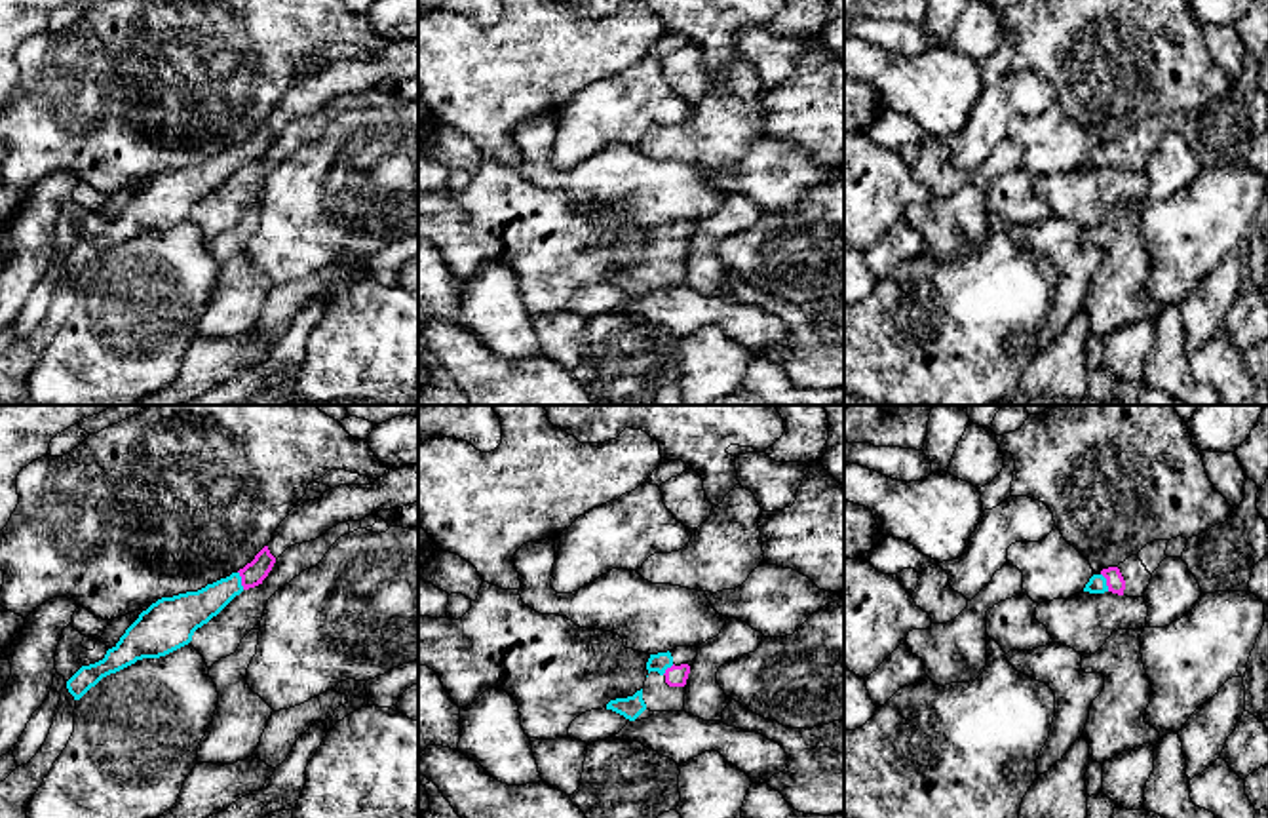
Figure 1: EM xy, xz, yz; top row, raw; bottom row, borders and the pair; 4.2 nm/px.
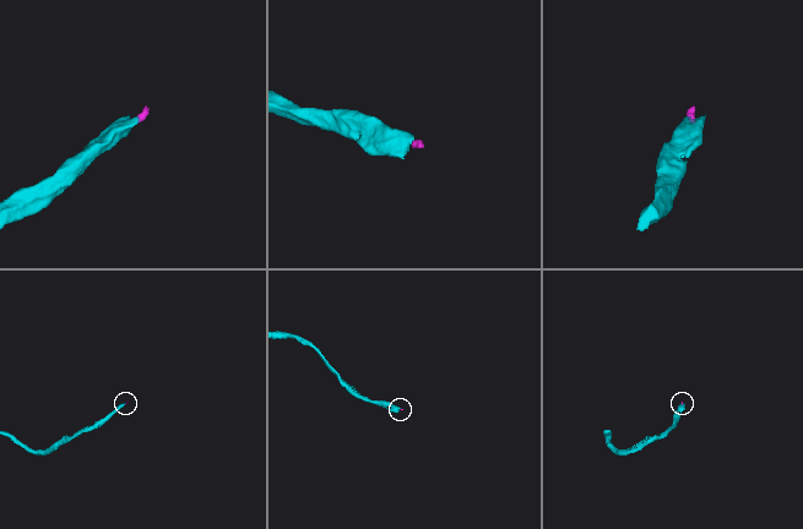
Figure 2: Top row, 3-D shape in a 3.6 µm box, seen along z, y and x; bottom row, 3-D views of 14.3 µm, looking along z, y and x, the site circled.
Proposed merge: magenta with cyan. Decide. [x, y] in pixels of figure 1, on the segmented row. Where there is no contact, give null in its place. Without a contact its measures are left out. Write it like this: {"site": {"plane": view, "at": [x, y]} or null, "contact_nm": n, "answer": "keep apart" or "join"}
{"site": {"plane": "xy", "at": [242, 581]}, "contact_nm": 80, "answer": "join"}

